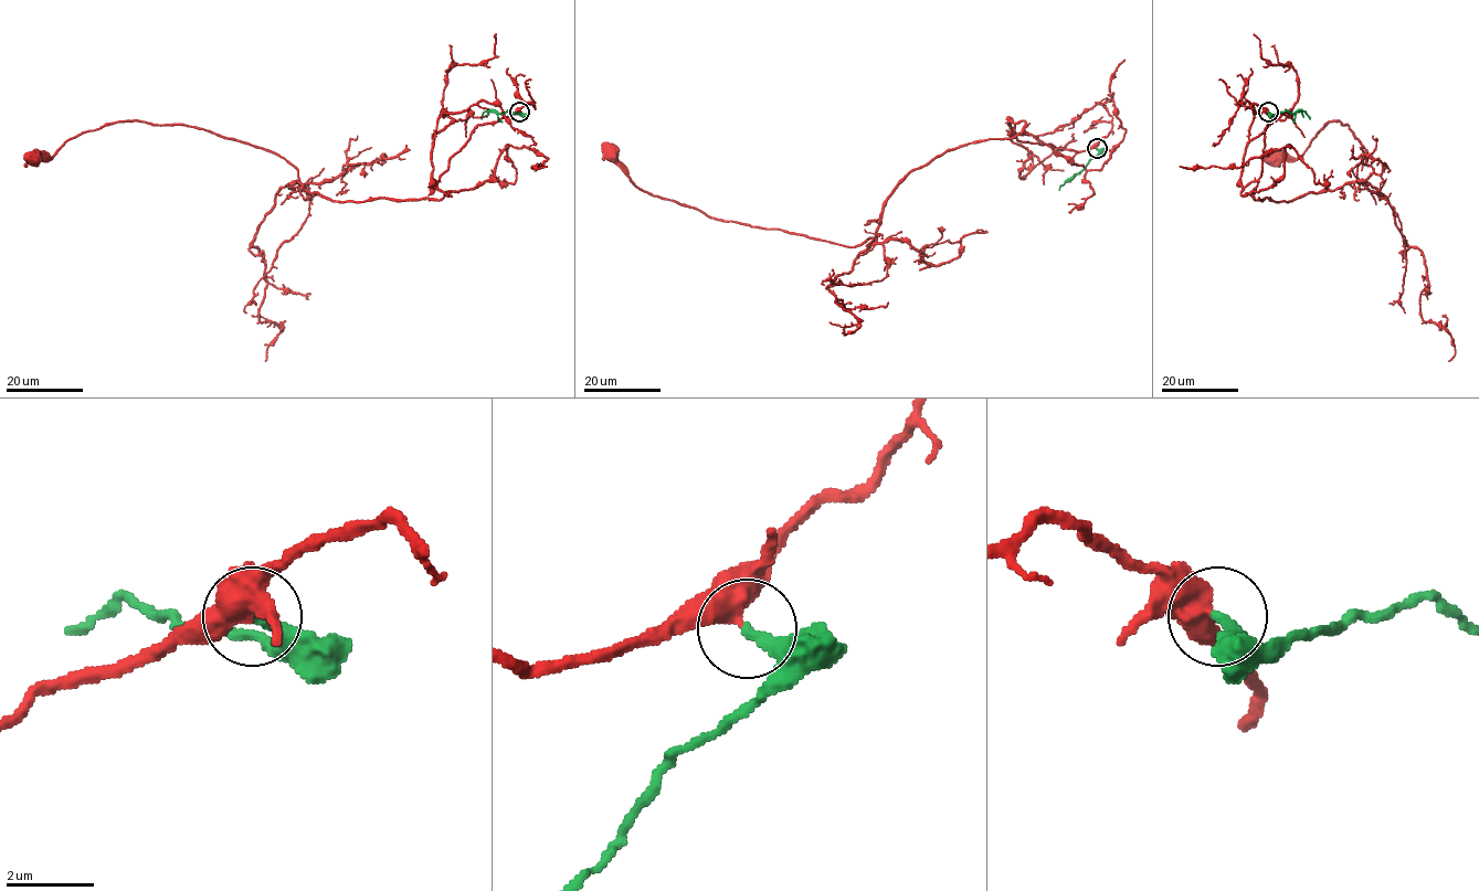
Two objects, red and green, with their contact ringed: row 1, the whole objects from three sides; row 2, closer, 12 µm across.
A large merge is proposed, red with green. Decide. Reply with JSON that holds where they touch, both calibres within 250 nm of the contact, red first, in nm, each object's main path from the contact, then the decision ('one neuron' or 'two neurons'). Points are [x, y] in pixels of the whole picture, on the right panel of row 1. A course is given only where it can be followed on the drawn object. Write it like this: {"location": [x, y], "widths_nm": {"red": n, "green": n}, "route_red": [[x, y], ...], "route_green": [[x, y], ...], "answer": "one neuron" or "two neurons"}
{"location": [1268, 112], "widths_nm": {"red": 420, "green": 280}, "route_red": [[1268, 112], [1261, 172], [1242, 194], [1332, 191], [1356, 180], [1366, 151], [1338, 120], [1296, 158], [1271, 158]], "route_green": [[1268, 112], [1273, 115], [1305, 110], [1310, 118]], "answer": "one neuron"}

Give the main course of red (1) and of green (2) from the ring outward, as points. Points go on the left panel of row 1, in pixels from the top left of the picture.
1: (518, 112), (474, 129), (436, 181), (440, 199), (333, 201), (276, 154), (180, 124), (119, 122), (34, 158)
2: (518, 112), (521, 115), (485, 110), (481, 118)

